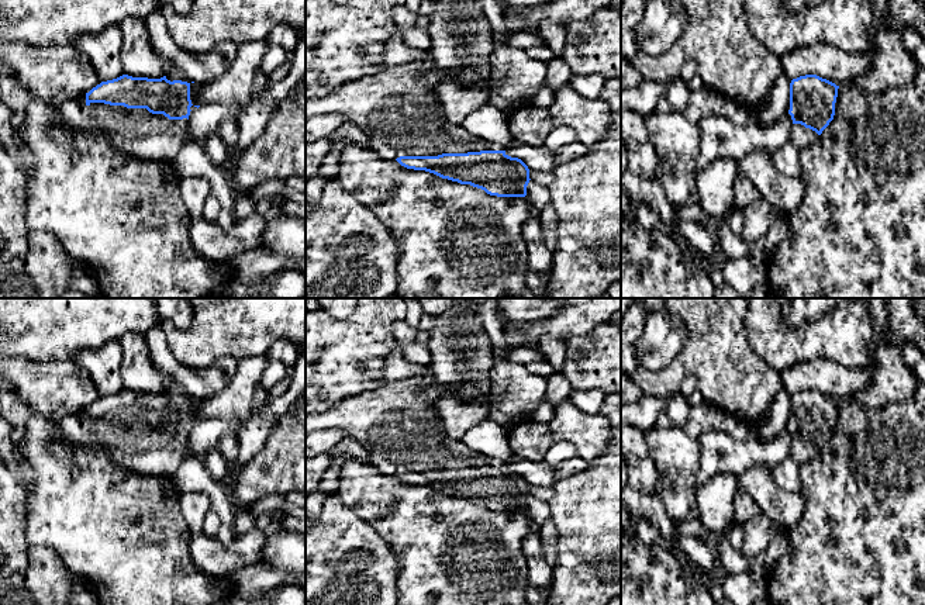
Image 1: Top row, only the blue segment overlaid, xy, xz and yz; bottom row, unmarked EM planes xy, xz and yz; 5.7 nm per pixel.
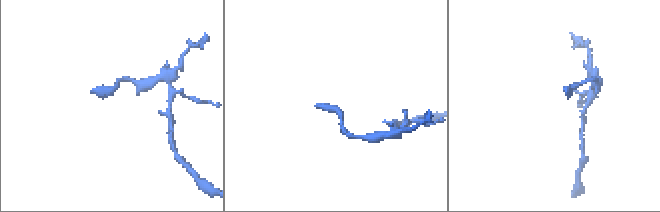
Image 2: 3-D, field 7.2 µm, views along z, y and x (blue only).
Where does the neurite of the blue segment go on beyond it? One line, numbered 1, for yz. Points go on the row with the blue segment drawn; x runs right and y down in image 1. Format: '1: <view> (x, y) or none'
1: yz (800, 137)

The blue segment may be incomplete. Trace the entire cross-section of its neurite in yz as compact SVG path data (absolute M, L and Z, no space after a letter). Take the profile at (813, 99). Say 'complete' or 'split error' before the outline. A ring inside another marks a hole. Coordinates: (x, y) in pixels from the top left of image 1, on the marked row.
split error | M805 75L790 83L790 110L793 125L790 142L798 149L814 145L835 115L838 97L835 83L817 75Z

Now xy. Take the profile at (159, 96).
split error | M122 75L117 79L101 82L84 96L66 100L58 108L65 122L75 131L97 135L114 148L149 160L172 162L179 151L190 141L189 124L183 120L190 115L190 83L182 80L132 77Z

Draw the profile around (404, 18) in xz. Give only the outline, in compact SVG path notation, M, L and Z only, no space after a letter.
M405 6L394 8L393 18L400 32L404 32L415 25L417 13L410 11Z

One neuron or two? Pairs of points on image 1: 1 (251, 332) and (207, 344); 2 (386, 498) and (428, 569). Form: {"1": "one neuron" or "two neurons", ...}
{"1": "one neuron", "2": "one neuron"}

